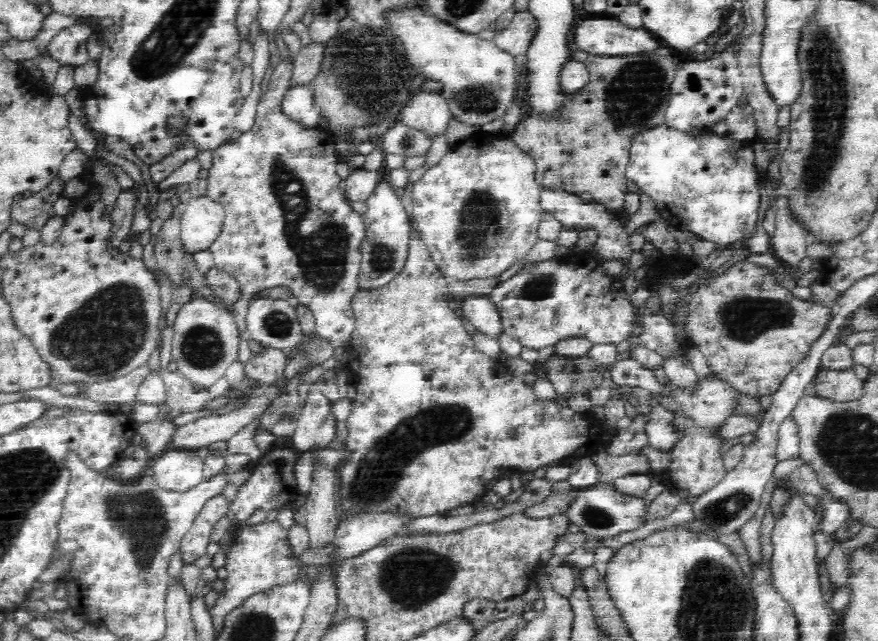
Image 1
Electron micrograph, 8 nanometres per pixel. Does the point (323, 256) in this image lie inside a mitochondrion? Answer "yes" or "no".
yes

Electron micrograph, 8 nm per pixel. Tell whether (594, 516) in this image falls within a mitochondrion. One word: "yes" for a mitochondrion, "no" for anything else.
yes

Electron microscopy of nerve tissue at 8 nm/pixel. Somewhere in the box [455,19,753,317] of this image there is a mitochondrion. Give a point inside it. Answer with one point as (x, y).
(630, 102)

